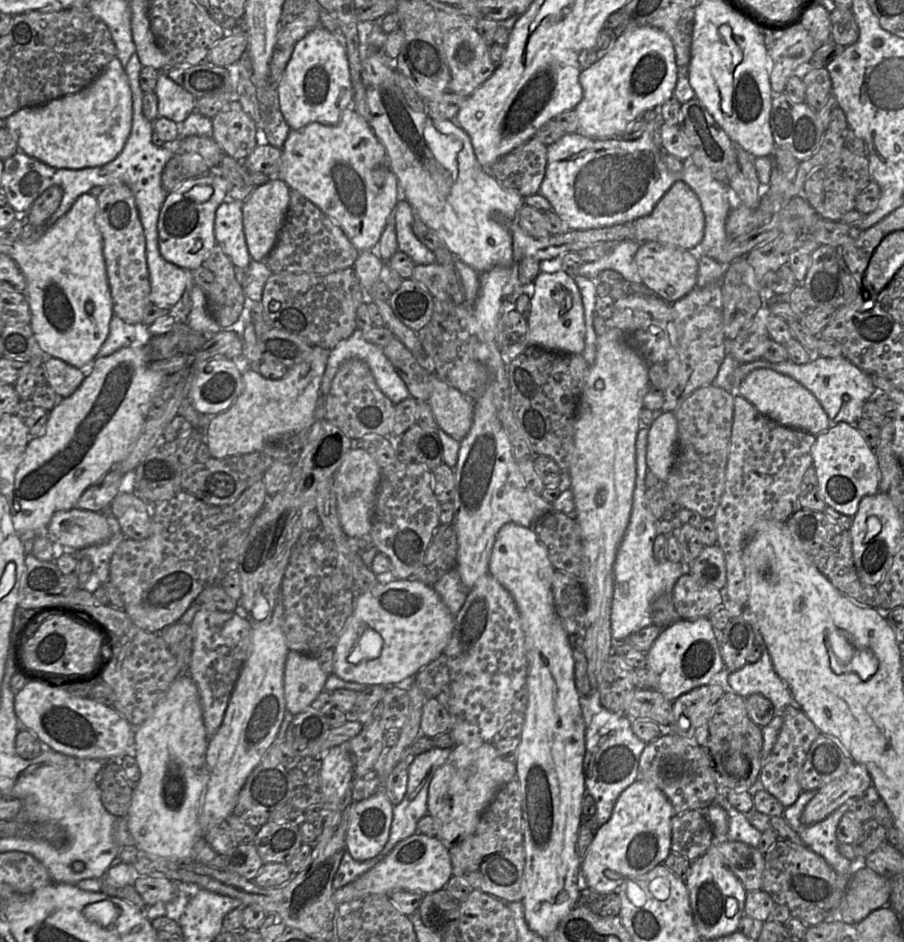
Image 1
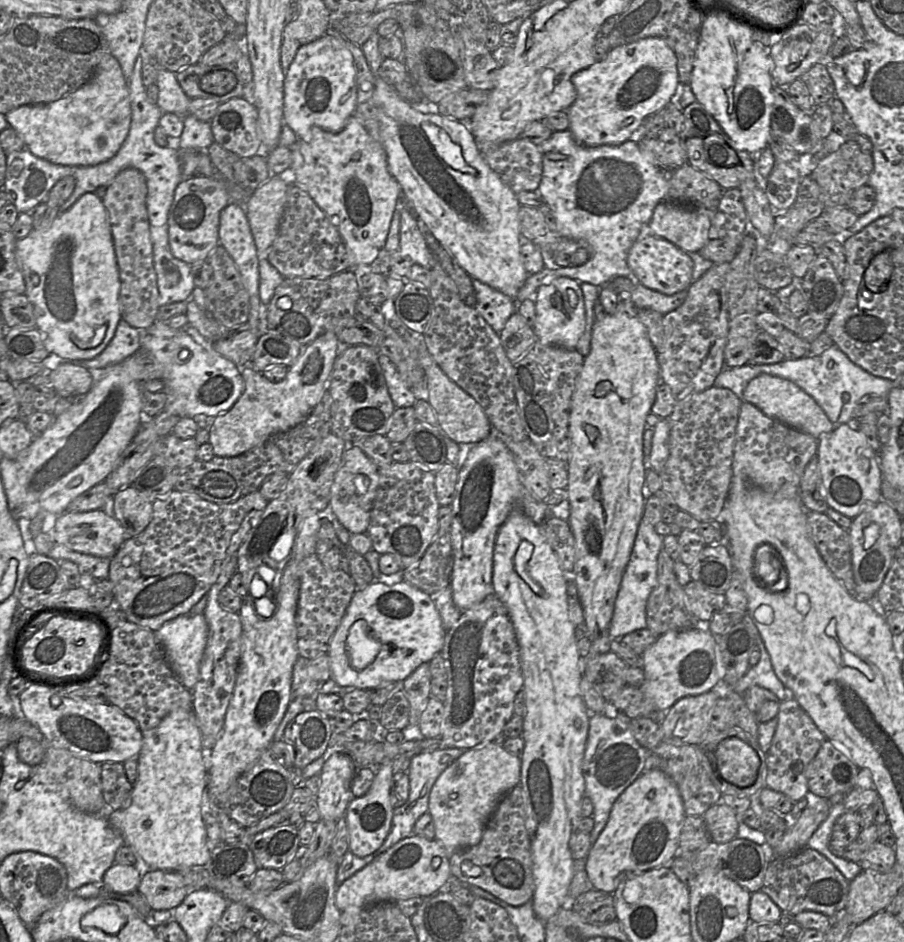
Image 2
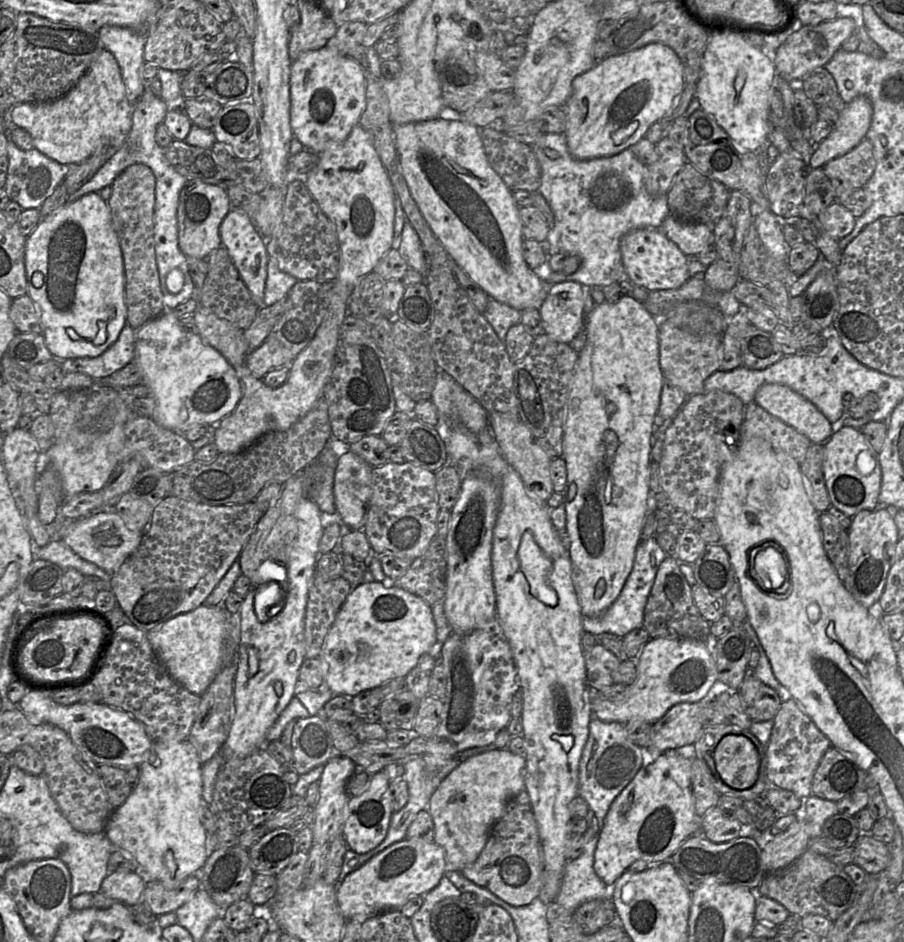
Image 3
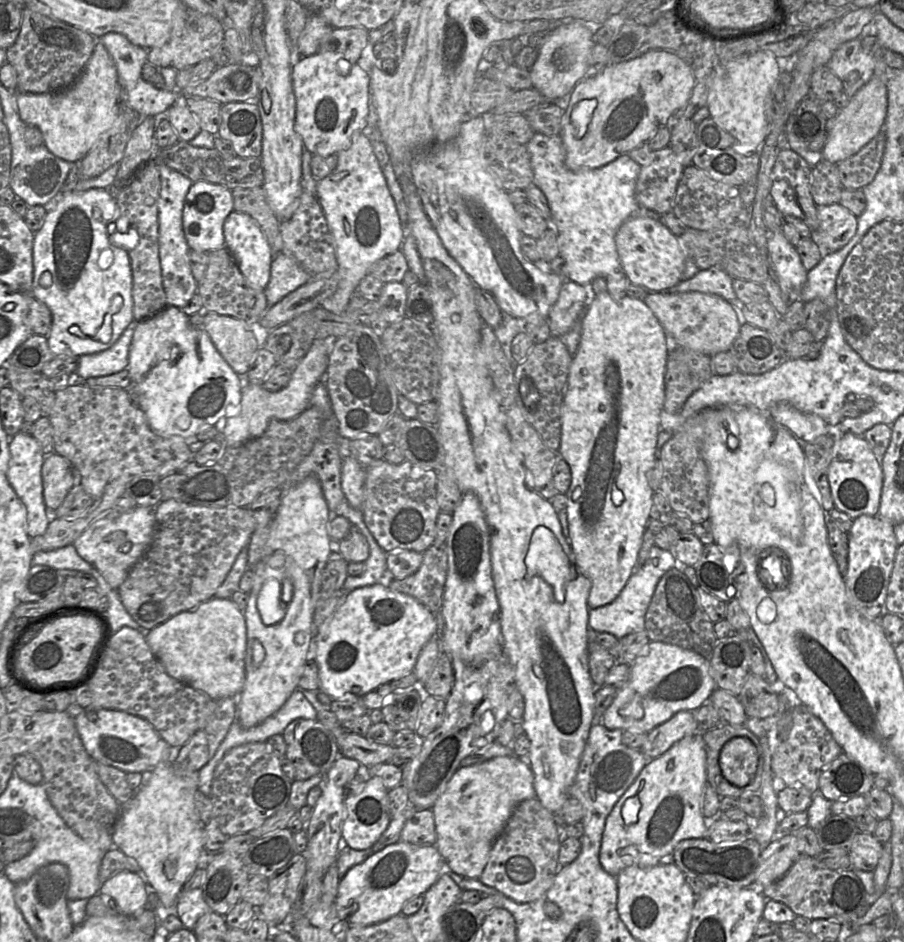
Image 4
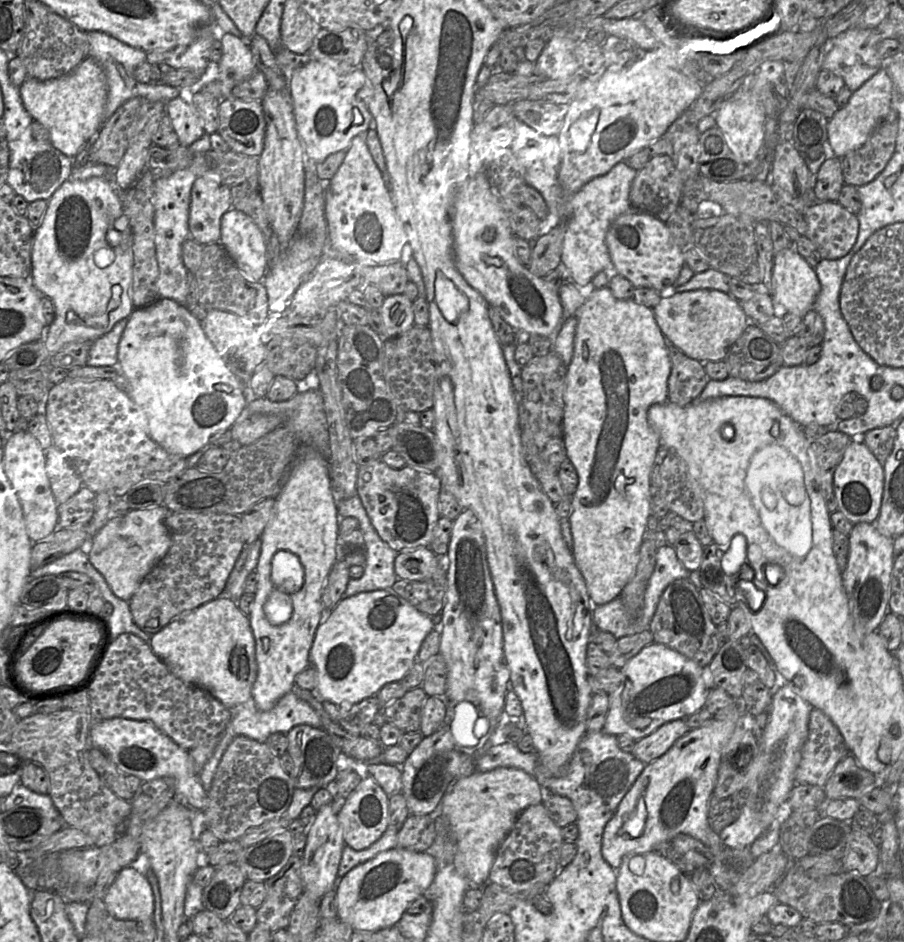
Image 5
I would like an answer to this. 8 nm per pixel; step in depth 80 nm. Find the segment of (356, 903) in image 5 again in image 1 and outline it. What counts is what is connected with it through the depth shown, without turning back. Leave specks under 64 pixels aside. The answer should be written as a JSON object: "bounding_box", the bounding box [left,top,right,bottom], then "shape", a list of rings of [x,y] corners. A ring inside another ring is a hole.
{"bounding_box":[333,832,453,905],"shape":[[[419,832],[400,841],[389,854],[366,873],[333,893],[339,905],[372,894],[390,895],[394,891],[410,891],[428,894],[445,888],[453,876],[449,847],[438,837]]]}

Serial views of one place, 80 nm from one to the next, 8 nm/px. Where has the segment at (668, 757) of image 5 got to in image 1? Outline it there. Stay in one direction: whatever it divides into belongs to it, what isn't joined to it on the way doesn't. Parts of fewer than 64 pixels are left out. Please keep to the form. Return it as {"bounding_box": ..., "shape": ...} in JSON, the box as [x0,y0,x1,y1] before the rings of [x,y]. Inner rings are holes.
{"bounding_box":[580,779,674,893],"shape":[[[636,779],[620,794],[610,819],[595,831],[586,855],[581,860],[580,870],[586,887],[599,893],[617,892],[625,880],[636,878],[663,864],[671,853],[671,818],[674,815],[671,803],[660,789],[649,781]]]}

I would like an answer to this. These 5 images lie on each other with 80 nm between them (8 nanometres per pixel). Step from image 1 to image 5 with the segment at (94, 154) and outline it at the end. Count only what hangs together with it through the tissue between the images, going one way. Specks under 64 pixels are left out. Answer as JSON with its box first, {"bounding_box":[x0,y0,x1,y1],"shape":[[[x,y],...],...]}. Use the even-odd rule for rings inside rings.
{"bounding_box":[19,56,106,158],"shape":[[[87,56],[70,73],[55,79],[41,81],[27,76],[19,91],[33,121],[47,128],[49,142],[69,158],[74,158],[85,143],[93,141],[104,123],[106,76],[100,64],[91,56]]]}

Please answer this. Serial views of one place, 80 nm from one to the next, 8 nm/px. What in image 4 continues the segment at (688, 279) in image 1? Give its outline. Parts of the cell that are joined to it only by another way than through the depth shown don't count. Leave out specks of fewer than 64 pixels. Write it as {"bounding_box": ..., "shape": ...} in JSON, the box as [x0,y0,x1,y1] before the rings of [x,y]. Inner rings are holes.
{"bounding_box":[615,209,687,292],"shape":[[[642,209],[640,214],[625,221],[615,236],[623,272],[631,283],[644,287],[649,292],[663,292],[680,283],[687,258],[679,238],[658,216],[661,215]]]}

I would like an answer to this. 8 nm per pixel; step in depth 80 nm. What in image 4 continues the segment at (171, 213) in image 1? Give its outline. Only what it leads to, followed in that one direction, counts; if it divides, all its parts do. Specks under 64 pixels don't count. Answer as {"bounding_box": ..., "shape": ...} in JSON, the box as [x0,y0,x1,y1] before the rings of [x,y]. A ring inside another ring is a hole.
{"bounding_box":[183,181,234,253],"shape":[[[205,181],[193,182],[186,195],[183,209],[183,231],[189,249],[208,253],[225,247],[223,225],[233,211],[234,202],[231,190]]]}

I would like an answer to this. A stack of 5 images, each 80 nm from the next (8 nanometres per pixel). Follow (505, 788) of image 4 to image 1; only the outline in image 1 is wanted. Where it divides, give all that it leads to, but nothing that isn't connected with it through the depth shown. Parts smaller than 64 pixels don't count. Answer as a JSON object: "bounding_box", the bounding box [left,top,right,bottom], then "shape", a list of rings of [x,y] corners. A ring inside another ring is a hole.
{"bounding_box":[428,742,516,847],"shape":[[[493,742],[483,743],[477,748],[456,745],[445,764],[435,771],[428,789],[428,814],[438,823],[436,837],[449,847],[473,834],[496,793],[516,776],[516,764],[502,759]]]}

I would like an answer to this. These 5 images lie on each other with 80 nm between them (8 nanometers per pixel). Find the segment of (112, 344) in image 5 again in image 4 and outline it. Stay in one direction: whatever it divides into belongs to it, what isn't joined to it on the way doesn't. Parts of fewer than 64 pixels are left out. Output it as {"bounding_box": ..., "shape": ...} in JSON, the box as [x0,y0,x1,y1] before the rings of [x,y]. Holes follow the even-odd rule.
{"bounding_box":[74,322,136,379],"shape":[[[136,322],[129,325],[108,349],[81,355],[74,376],[79,379],[107,376],[127,368]]]}

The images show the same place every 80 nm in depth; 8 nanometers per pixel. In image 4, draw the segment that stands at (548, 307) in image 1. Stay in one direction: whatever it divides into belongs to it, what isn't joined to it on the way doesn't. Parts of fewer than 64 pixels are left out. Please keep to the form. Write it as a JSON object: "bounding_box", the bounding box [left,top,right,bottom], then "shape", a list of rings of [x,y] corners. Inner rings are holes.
{"bounding_box":[546,280,585,337],"shape":[[[565,280],[561,285],[558,299],[546,318],[551,334],[559,337],[567,333],[585,309],[585,287],[571,280]]]}

